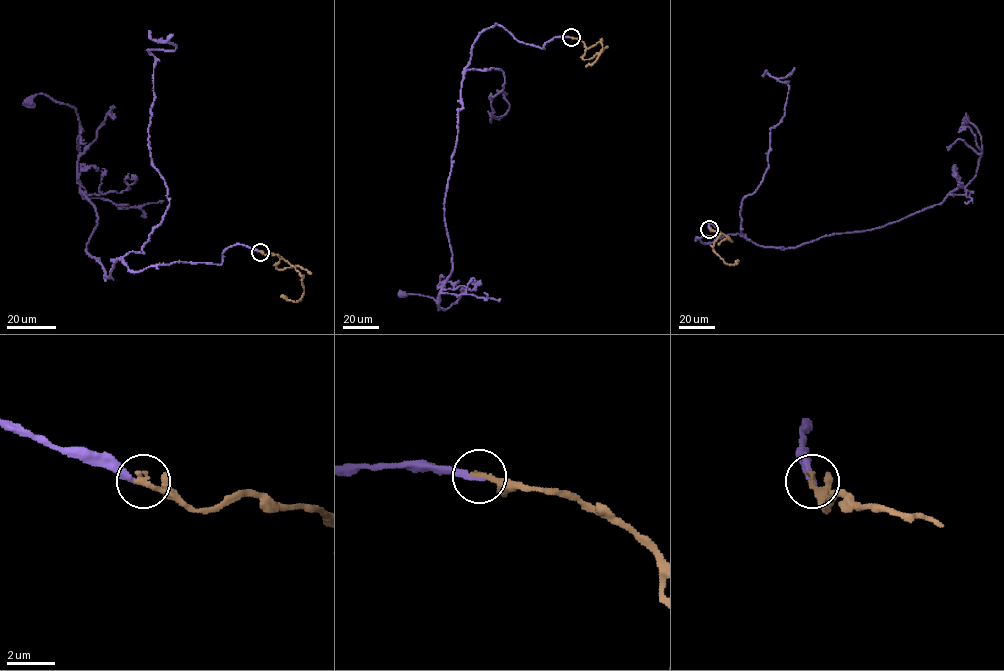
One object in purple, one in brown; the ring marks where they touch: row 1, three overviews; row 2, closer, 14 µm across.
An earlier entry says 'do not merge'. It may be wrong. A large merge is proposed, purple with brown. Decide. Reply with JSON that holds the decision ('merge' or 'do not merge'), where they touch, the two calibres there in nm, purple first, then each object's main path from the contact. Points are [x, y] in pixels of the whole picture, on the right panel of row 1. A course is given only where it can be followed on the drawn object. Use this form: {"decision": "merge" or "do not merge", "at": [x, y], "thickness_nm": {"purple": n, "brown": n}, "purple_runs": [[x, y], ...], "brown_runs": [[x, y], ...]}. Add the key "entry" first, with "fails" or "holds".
{"entry": "fails", "decision": "merge", "at": [709, 229], "thickness_nm": {"purple": 240, "brown": 260}, "purple_runs": [[709, 229], [720, 238], [697, 238], [739, 234], [795, 248], [940, 204], [976, 175], [981, 135], [965, 120]], "brown_runs": [[709, 229], [720, 234], [713, 250], [728, 264], [732, 265], [738, 260]]}

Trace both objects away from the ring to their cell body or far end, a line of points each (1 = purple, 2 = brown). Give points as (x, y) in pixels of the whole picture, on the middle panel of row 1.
1: (571, 37), (540, 48), (498, 25), (477, 37), (444, 202), (451, 274), (438, 310), (432, 297), (402, 293)
2: (571, 37), (580, 40), (587, 48), (601, 41), (602, 50), (595, 60), (586, 66)

